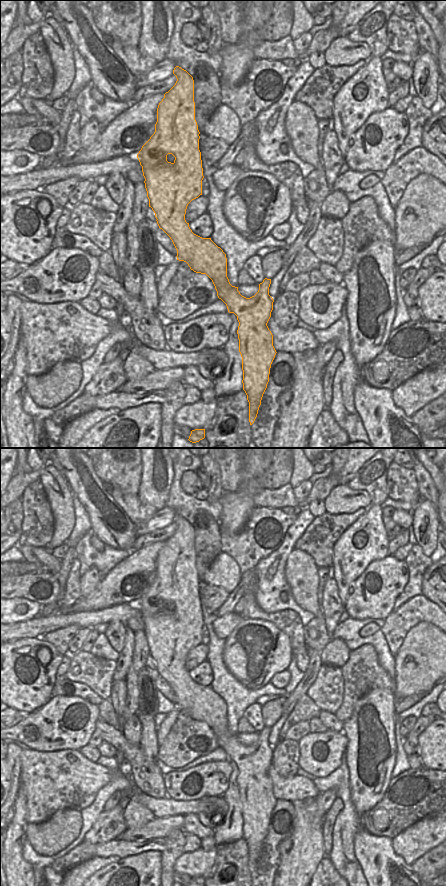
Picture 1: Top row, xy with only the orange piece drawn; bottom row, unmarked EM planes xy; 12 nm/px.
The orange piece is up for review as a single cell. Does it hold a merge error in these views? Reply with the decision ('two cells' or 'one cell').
one cell

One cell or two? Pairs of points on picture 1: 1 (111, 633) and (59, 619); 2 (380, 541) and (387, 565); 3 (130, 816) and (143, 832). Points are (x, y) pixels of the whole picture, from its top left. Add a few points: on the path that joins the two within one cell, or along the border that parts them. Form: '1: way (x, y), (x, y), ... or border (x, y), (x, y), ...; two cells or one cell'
1: border (125, 622), (110, 621), (108, 623); two cells
2: border (388, 554), (379, 560), (374, 560), (365, 570); two cells
3: border (154, 817), (142, 826), (127, 829); two cells

